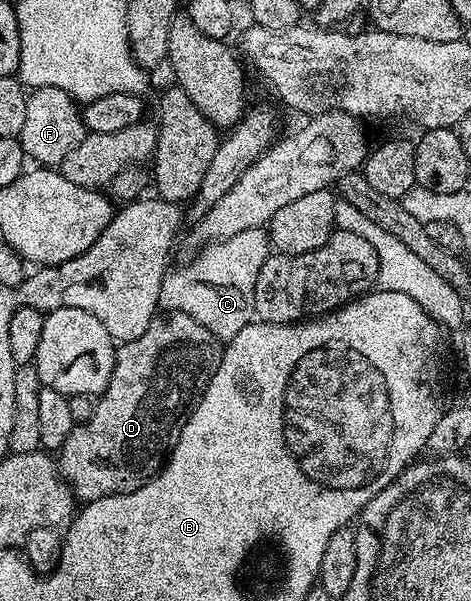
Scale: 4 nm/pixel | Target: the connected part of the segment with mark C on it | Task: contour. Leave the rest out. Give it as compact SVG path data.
M265 228L240 231L238 235L232 235L223 241L213 242L195 252L194 257L187 265L179 269L171 268L166 274L164 283L160 287L159 306L163 310L183 313L196 323L208 327L212 335L216 335L219 341L225 343L233 339L244 327L255 320L254 292L256 291L256 275L260 275L260 267L264 267L267 257L271 256L272 246Z

